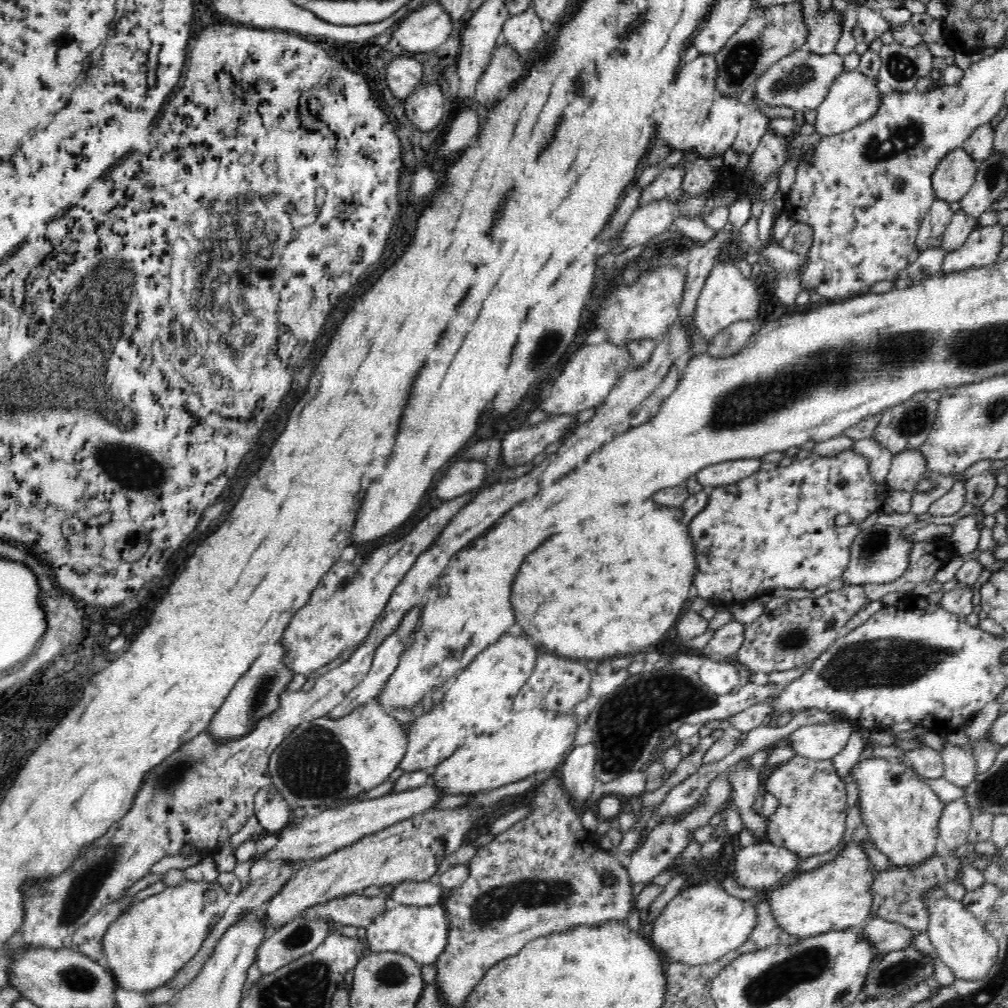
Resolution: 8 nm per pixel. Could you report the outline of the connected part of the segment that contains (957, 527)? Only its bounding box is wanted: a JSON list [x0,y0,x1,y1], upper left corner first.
[948,513,980,557]

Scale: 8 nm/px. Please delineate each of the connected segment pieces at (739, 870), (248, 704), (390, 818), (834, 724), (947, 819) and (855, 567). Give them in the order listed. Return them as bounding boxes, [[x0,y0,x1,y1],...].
[[731,841,802,889],[208,640,294,742],[257,782,444,866],[789,719,856,760],[938,799,972,850],[842,523,914,586]]

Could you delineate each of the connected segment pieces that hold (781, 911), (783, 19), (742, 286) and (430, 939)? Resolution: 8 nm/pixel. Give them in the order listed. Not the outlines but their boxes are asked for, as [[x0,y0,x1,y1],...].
[[768,838,876,939],[716,1,809,98],[694,255,760,344],[366,904,448,965]]

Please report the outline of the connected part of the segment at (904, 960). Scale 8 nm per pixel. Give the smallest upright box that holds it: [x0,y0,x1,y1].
[859,946,933,999]

